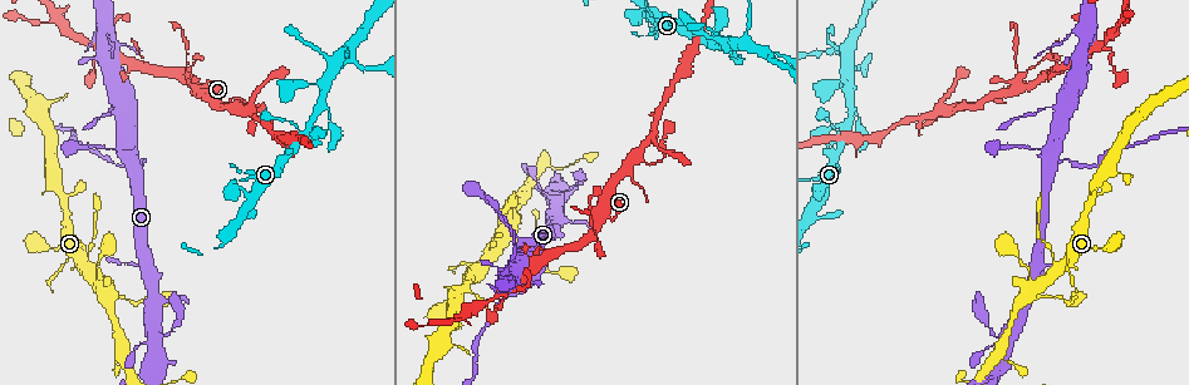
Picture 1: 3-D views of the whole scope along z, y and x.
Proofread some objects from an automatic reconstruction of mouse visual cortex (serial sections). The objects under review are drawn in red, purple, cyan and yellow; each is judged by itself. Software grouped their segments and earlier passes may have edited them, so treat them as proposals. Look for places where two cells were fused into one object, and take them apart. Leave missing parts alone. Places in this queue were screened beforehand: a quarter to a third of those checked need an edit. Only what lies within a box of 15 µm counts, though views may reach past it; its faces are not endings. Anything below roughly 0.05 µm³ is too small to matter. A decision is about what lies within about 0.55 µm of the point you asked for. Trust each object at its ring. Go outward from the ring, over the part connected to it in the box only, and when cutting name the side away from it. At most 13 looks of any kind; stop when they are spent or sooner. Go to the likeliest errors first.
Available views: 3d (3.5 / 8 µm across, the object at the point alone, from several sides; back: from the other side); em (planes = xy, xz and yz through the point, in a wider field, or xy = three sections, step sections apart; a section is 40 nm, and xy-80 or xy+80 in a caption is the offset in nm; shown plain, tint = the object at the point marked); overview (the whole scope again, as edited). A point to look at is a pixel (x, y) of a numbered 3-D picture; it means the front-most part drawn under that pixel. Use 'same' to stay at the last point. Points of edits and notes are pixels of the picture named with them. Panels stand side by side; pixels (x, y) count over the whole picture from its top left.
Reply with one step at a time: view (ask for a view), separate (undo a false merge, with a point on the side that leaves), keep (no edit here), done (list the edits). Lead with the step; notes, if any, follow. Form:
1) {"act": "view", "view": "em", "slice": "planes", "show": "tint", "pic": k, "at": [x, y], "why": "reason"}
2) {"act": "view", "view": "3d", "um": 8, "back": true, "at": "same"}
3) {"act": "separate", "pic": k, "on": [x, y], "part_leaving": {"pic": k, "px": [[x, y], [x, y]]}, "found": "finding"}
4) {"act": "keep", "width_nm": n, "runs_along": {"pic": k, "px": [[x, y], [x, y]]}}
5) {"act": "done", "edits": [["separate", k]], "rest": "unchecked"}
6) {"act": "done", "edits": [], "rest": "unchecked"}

{"act": "view", "view": "3d", "um": 8, "pic": 1, "at": [143, 161], "why": "thick turns thin"}

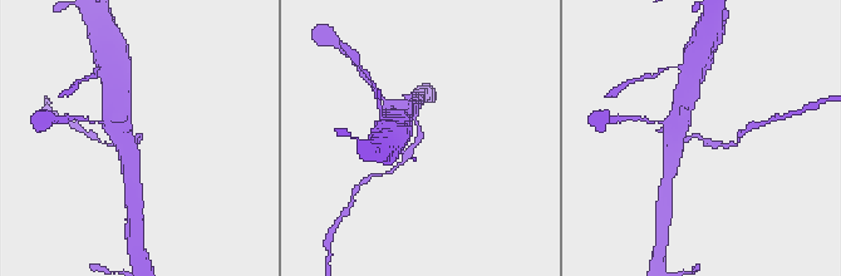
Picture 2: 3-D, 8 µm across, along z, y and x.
{"act": "view", "view": "3d", "um": 3.5, "pic": 2, "at": [139, 135], "why": "closer look"}

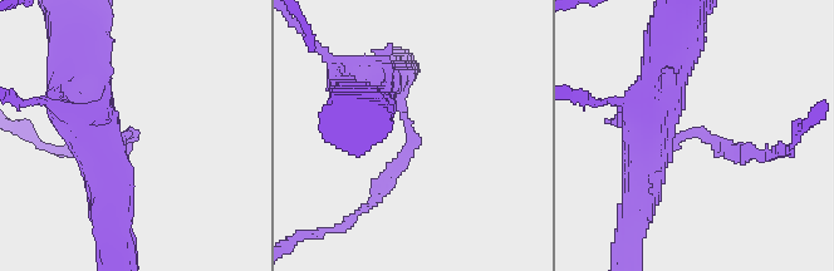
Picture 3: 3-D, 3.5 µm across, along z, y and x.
{"act": "view", "view": "em", "slice": "xy", "step": 1, "show": "tint", "pic": 3, "at": [413, 129]}

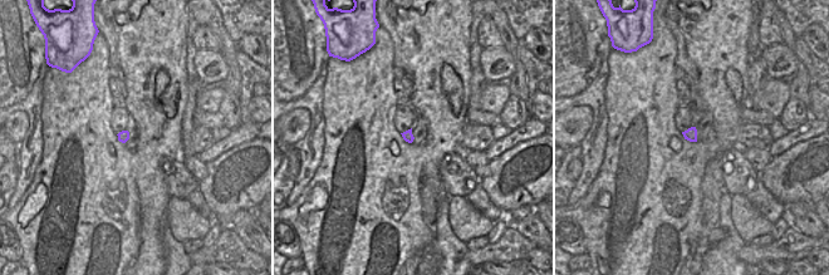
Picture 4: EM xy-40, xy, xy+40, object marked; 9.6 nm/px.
{"act": "separate", "pic": 3, "on": [402, 156], "part_leaving": {"pic": 3, "px": [[403, 112], [411, 147], [364, 208]]}, "found": "a second cell is stuck on"}

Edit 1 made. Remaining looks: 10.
{"act": "view", "view": "3d", "um": 3.5, "pic": 1, "at": [1098, 47], "why": "side arm on a straight run"}

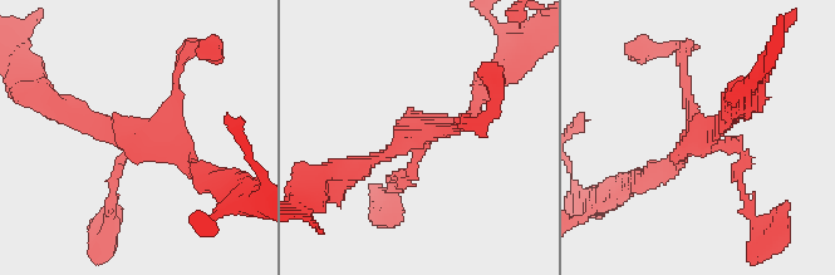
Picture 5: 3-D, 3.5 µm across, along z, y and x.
{"act": "view", "view": "em", "slice": "xy", "step": 1, "show": "tint", "pic": 5, "at": [696, 138], "arms": 3, "arm_widths_nm": [150, 200, 200]}

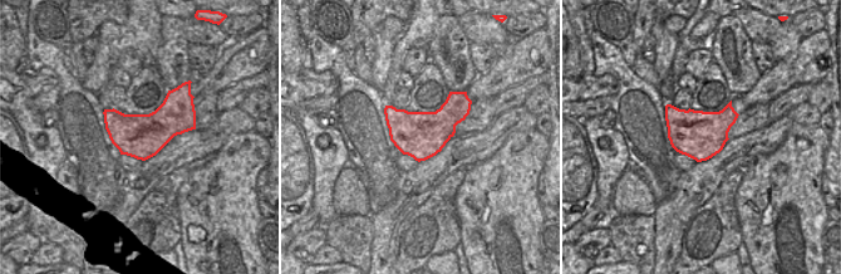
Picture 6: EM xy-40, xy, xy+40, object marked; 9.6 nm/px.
{"act": "view", "view": "em", "slice": "planes", "show": "tint", "at": "same", "why": "cut it another way"}

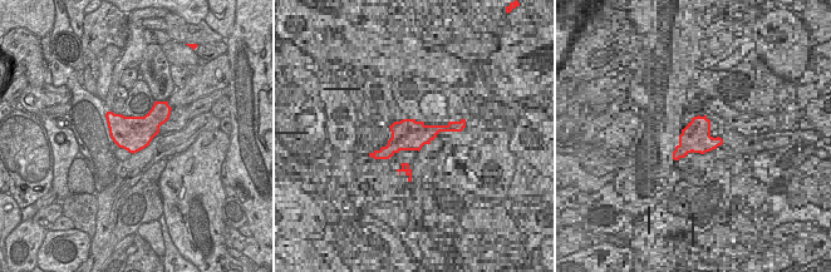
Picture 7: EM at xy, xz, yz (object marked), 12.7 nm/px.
{"act": "keep", "runs_along": {"pic": 5, "px": [[477, 98], [470, 118], [438, 121], [350, 172]]}, "found": "continuous, no second cell"}

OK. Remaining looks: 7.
{"act": "view", "view": "3d", "um": 3.5, "pic": 1, "at": [321, 110], "why": "sharp bend"}

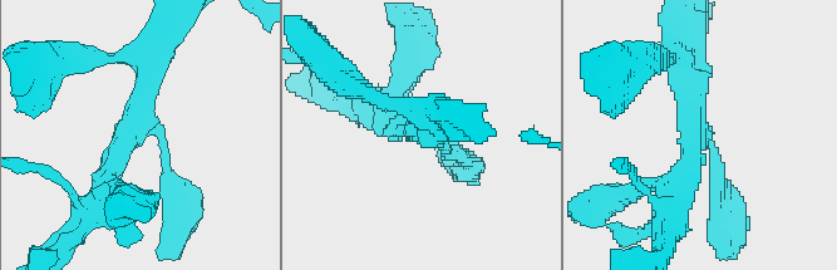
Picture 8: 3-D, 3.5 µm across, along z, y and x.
{"act": "view", "view": "em", "slice": "xy", "step": 5, "show": "tint", "pic": 8, "at": [416, 131], "arms": 3, "arm_widths_nm": [150, 300, 350]}

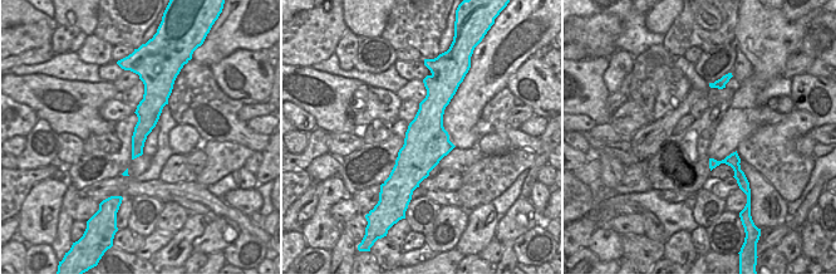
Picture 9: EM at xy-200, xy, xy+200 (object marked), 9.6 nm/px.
{"act": "keep", "found": "continuous, no second cell"}

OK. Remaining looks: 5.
{"act": "view", "view": "3d", "um": 3.5, "pic": 1, "at": [846, 54], "why": "narrows sharply"}

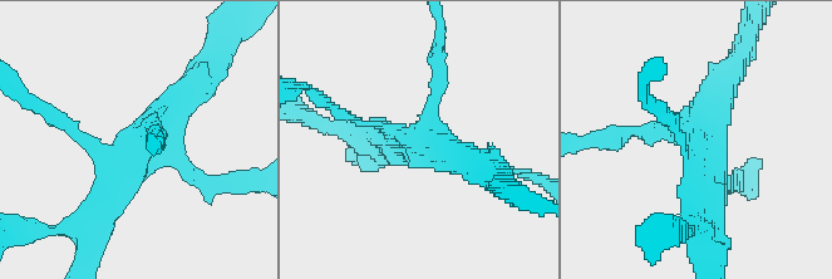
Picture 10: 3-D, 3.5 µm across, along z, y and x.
{"act": "view", "view": "em", "slice": "xy", "step": 2, "show": "tint", "pic": 10, "at": [704, 142], "why": "now the EM"}

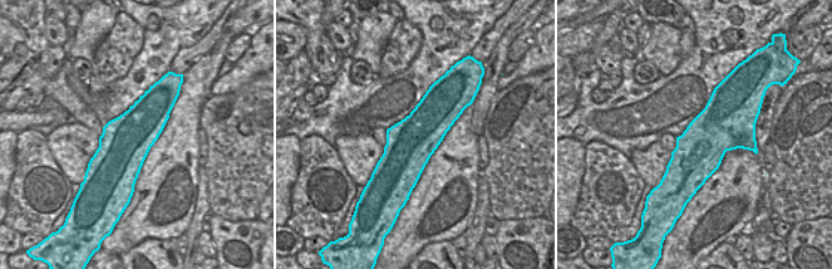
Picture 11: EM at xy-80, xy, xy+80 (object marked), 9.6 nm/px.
{"act": "keep", "width_nm": 460, "runs_along": {"pic": 10, "px": [[104, 214], [134, 148], [197, 79]]}, "found": "one cell here"}

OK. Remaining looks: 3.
{"act": "view", "view": "3d", "um": 8, "back": true, "pic": 1, "at": [591, 215], "why": "abrupt turn"}

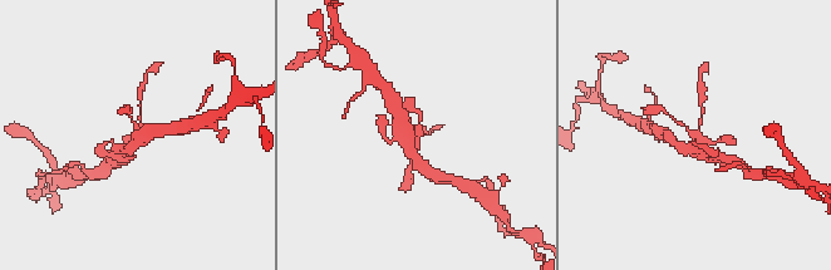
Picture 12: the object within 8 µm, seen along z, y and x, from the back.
{"act": "view", "view": "3d", "um": 3.5, "back": true, "pic": 12, "at": [699, 136]}

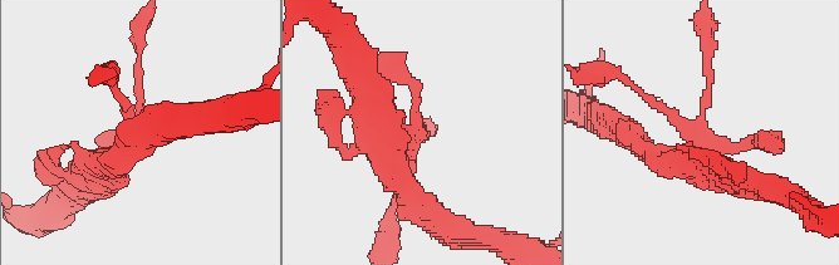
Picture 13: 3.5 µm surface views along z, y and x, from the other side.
{"act": "separate", "pic": 13, "on": [706, 102], "part_leaving": {"pic": 13, "px": [[706, 142], [616, 73]]}, "found": "two cells meet here"}

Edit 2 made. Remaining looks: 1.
{"act": "done", "edits": [["separate", 3], ["separate", 13]], "rest": "unchecked"}

